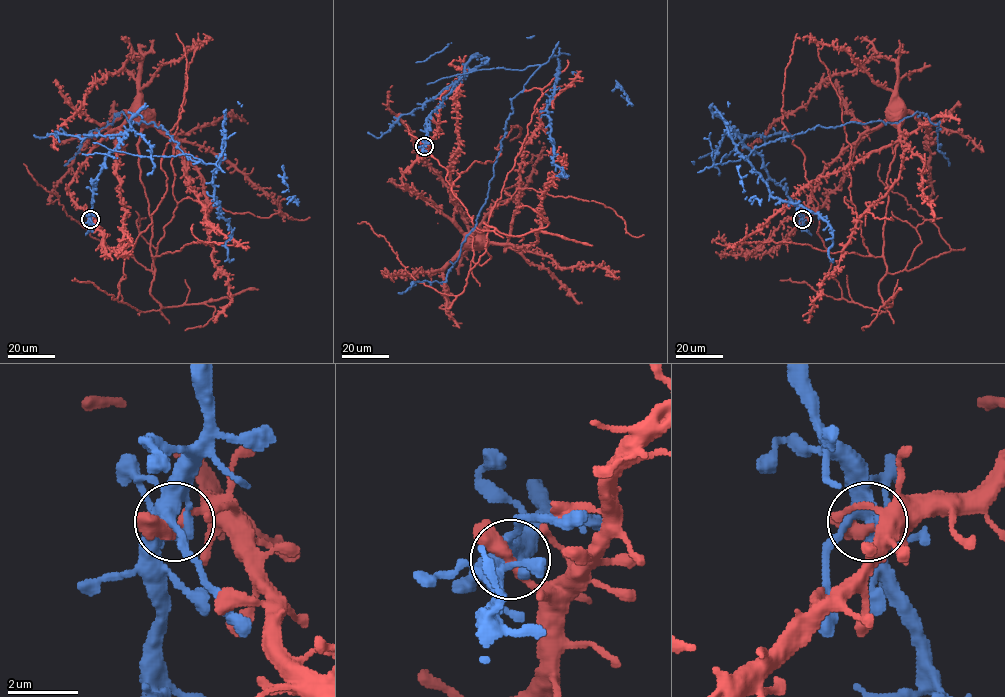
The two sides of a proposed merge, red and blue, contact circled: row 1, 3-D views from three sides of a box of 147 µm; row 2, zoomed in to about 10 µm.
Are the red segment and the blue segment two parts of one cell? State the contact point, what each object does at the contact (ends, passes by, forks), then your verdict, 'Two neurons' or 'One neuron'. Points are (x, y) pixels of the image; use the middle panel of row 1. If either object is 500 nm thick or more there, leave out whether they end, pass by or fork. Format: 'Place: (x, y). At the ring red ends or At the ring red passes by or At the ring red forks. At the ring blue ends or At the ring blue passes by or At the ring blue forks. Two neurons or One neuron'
Place: (424, 146). At the ring red passes by. At the ring blue forks. Two neurons

